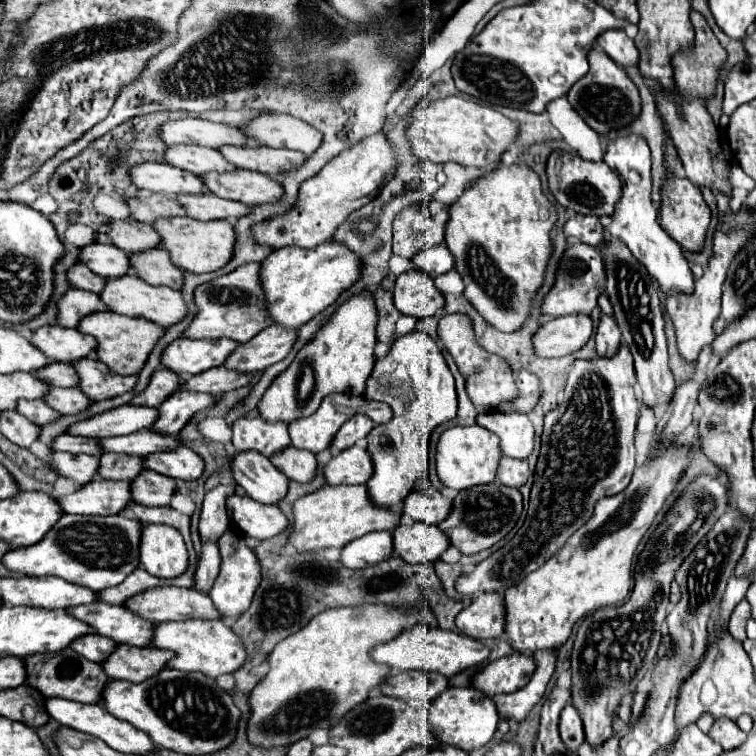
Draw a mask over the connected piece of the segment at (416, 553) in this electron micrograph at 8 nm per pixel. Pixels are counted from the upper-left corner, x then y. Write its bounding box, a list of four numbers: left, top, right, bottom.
[394,521,448,563]

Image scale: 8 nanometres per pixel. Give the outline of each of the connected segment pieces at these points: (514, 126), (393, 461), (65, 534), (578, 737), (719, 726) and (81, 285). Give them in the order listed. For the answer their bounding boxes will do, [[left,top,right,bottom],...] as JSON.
[[408,97,520,169],[366,331,458,507],[4,515,142,591],[558,705,584,751],[710,719,746,751],[68,263,104,293]]

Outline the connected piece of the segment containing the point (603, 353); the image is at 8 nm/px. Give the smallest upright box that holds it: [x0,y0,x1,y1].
[596,315,620,357]

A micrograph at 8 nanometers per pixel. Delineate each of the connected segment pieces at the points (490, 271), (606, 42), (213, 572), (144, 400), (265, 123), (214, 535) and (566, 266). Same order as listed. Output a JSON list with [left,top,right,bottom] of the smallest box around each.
[[446,163,556,333],[596,31,640,69],[196,541,220,593],[134,367,182,407],[244,113,322,155],[200,481,236,539],[542,243,606,317]]

